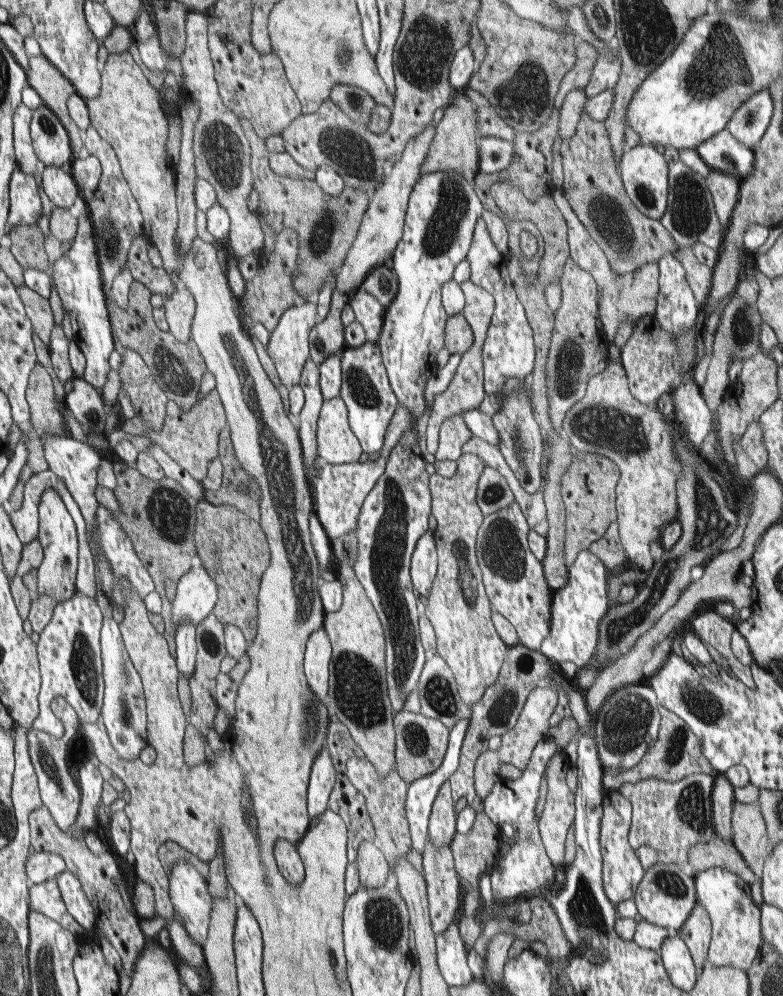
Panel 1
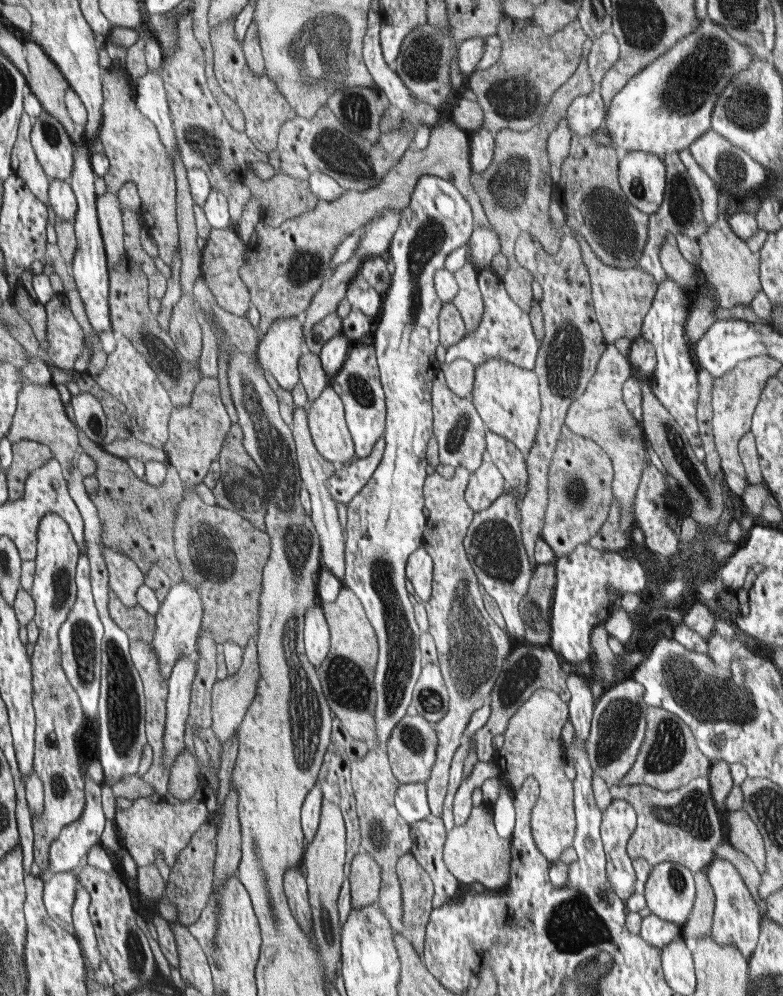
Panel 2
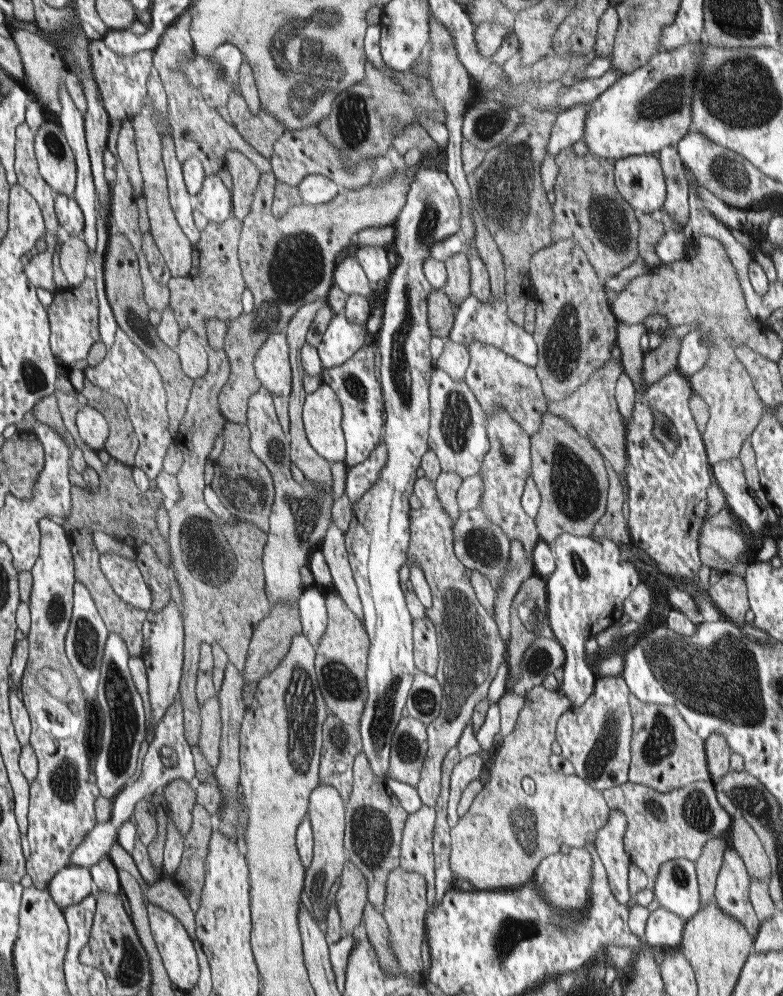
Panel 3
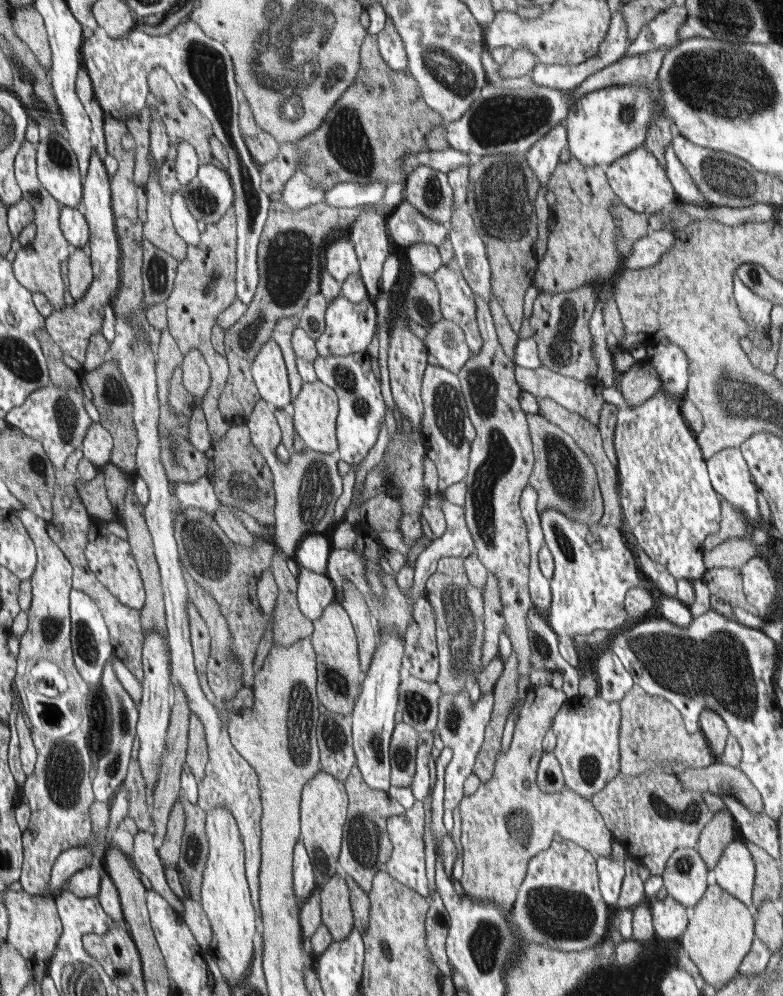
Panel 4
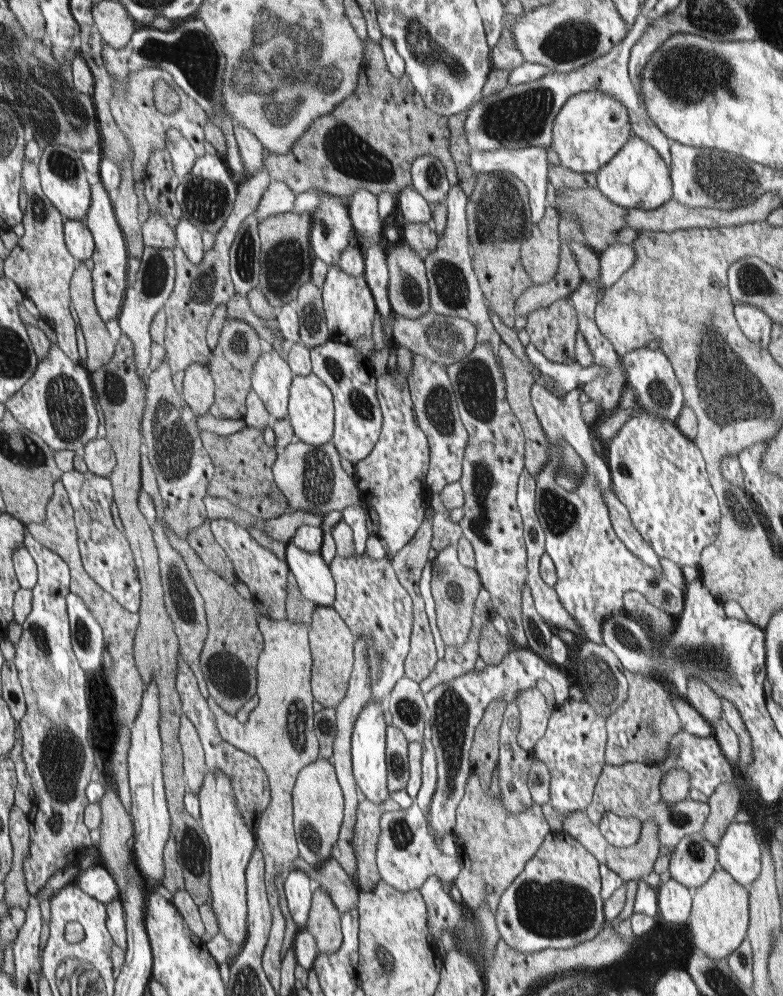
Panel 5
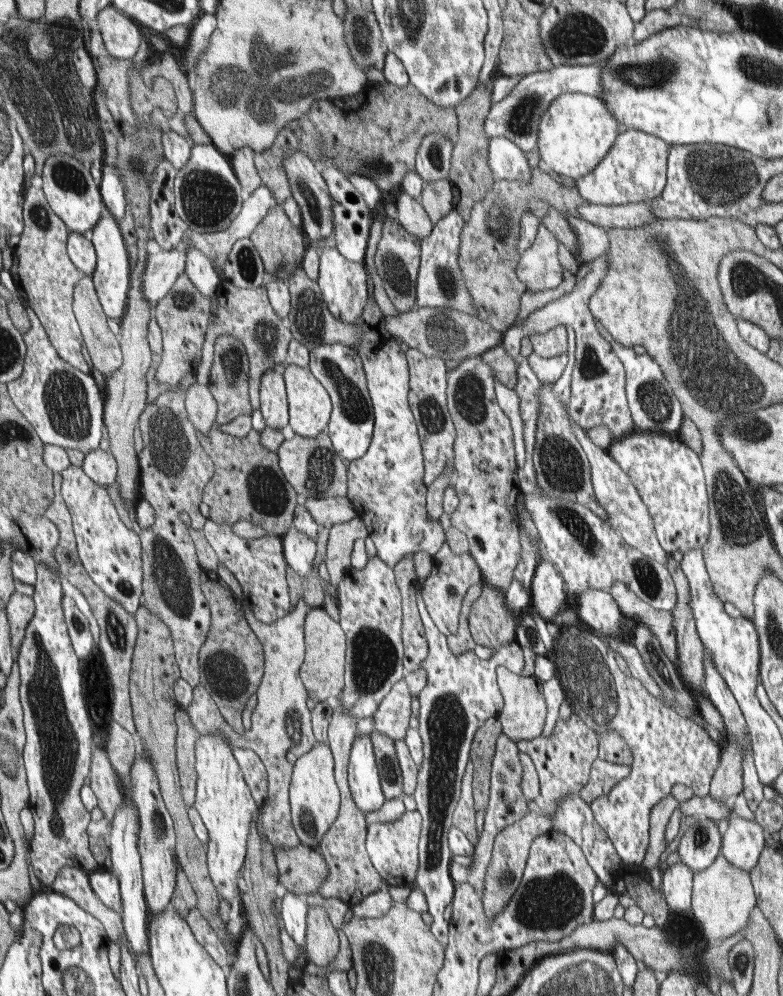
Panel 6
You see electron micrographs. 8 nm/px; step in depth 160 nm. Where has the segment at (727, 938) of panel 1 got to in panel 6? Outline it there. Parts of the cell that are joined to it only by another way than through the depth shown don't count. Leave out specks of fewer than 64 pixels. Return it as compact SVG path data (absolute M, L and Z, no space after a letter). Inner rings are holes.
M732 815L721 836L721 855L733 866L750 873L766 846L766 832L754 821Z

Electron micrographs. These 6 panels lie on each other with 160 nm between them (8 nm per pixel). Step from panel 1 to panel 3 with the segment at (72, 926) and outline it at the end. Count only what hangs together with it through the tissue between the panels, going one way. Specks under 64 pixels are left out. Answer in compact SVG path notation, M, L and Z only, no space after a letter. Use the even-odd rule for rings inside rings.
M68 865L51 881L47 892L63 910L67 906L78 904L94 890L93 879L88 868Z

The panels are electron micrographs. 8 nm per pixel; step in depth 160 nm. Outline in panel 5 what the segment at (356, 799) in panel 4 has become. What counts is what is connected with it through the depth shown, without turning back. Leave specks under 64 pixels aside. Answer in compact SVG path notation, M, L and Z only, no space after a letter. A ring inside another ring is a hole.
M362 797L358 804L356 826L353 830L353 849L357 860L358 888L361 895L374 890L381 880L376 860L376 841L381 831L379 822L382 814L399 809L401 807L390 798L382 804L374 804Z

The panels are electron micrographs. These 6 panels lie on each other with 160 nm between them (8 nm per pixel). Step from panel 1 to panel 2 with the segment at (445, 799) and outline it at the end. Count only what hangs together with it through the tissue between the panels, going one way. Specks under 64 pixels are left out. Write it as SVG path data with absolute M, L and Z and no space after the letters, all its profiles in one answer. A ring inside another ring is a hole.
M455 468L455 474L450 479L442 477L437 472L427 475L424 483L425 507L430 511L425 526L422 546L428 554L434 558L434 576L436 572L442 578L432 579L431 597L424 602L424 608L427 612L434 612L434 618L430 614L432 622L432 638L436 640L436 648L438 648L438 664L440 665L445 685L449 692L449 709L442 720L434 723L436 728L436 736L438 736L438 747L436 747L436 760L430 779L425 783L425 791L427 792L427 800L429 810L434 817L442 817L443 803L446 799L448 789L448 777L450 777L450 766L452 758L456 750L465 741L464 729L476 709L482 708L490 698L490 691L495 685L496 679L502 670L502 665L510 651L512 644L508 637L508 632L502 630L496 622L486 614L485 604L483 603L483 590L481 585L476 582L476 575L468 560L464 543L464 535L466 535L468 527L474 518L475 512L465 501L465 490L470 480L471 472L468 468Z

